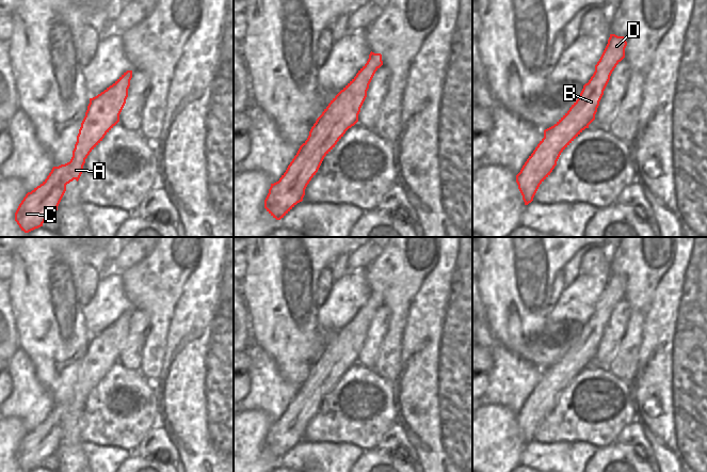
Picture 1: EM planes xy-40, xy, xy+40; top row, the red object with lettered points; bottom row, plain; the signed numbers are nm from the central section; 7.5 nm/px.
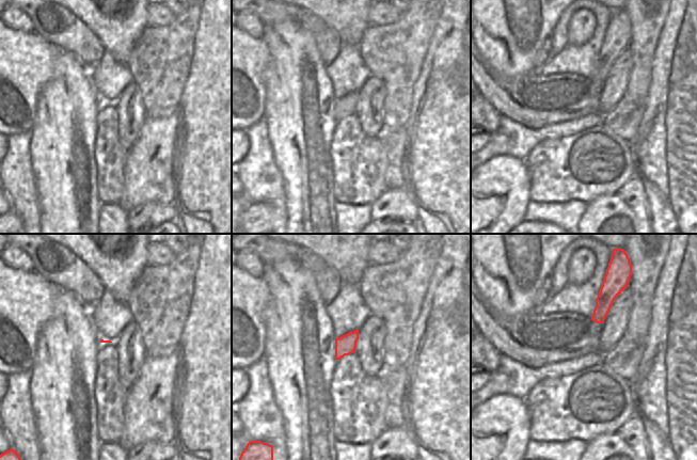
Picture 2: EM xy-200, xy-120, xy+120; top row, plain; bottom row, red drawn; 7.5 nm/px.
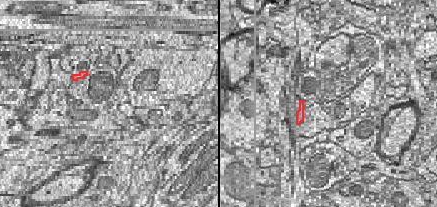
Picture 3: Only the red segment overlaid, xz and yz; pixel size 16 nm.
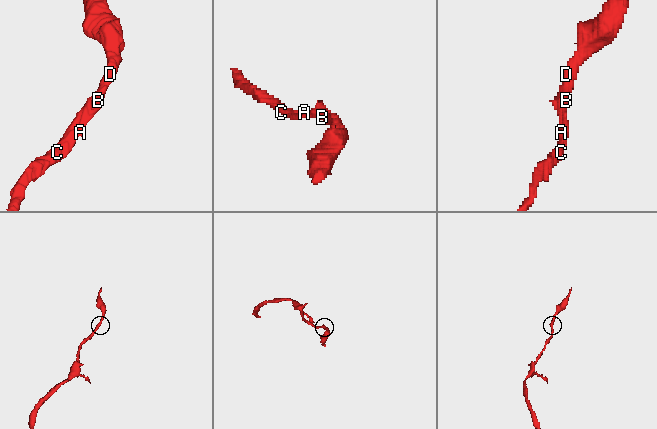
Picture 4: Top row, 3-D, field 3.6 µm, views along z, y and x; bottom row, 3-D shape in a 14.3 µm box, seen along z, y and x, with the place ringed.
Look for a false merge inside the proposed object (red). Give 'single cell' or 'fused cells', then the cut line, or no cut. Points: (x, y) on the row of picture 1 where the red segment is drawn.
single cell | no cut

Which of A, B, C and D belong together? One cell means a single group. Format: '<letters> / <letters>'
A B C D

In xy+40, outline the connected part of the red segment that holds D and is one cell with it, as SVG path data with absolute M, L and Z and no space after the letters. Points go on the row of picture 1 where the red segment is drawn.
M610 34L608 44L595 65L595 72L583 85L578 99L553 126L544 130L544 138L516 175L525 205L533 201L540 185L557 166L561 153L595 120L610 76L625 58L626 46L624 36Z

